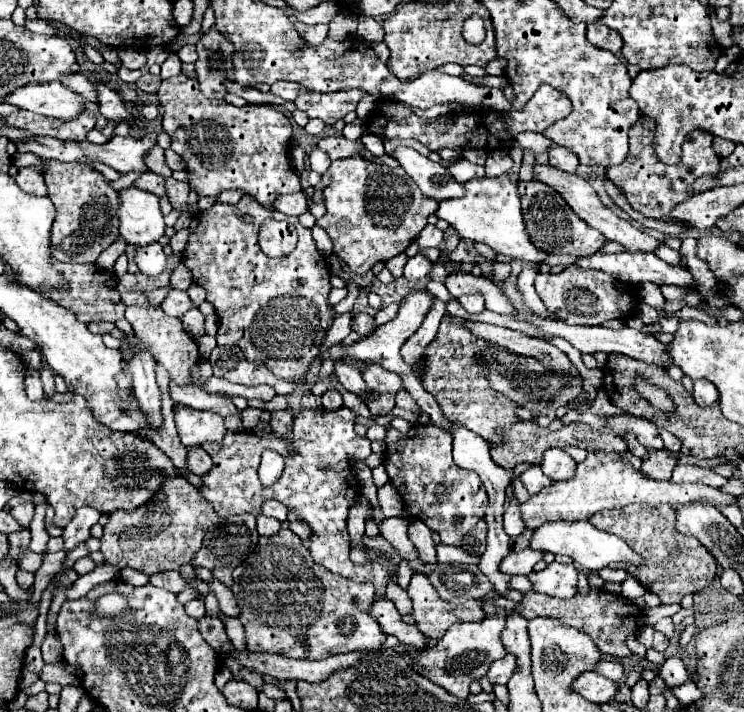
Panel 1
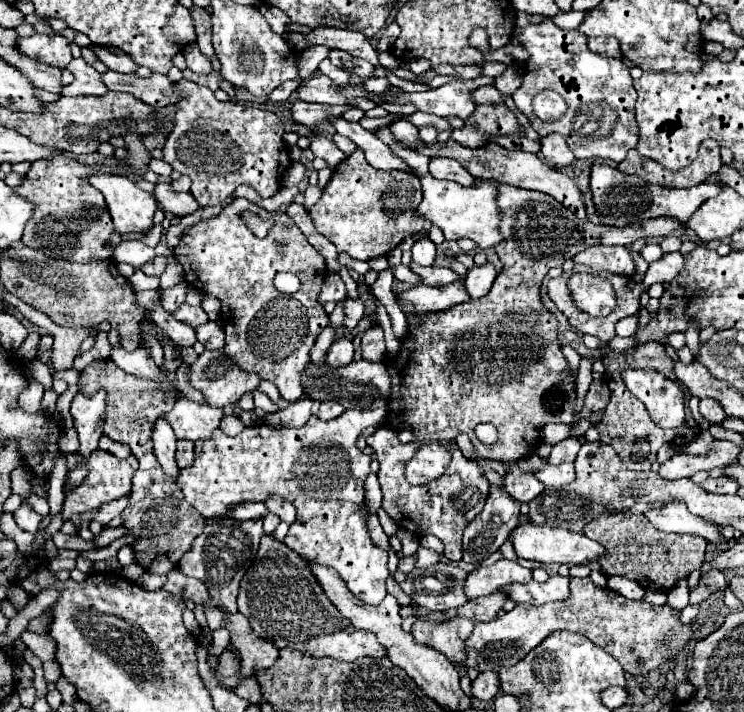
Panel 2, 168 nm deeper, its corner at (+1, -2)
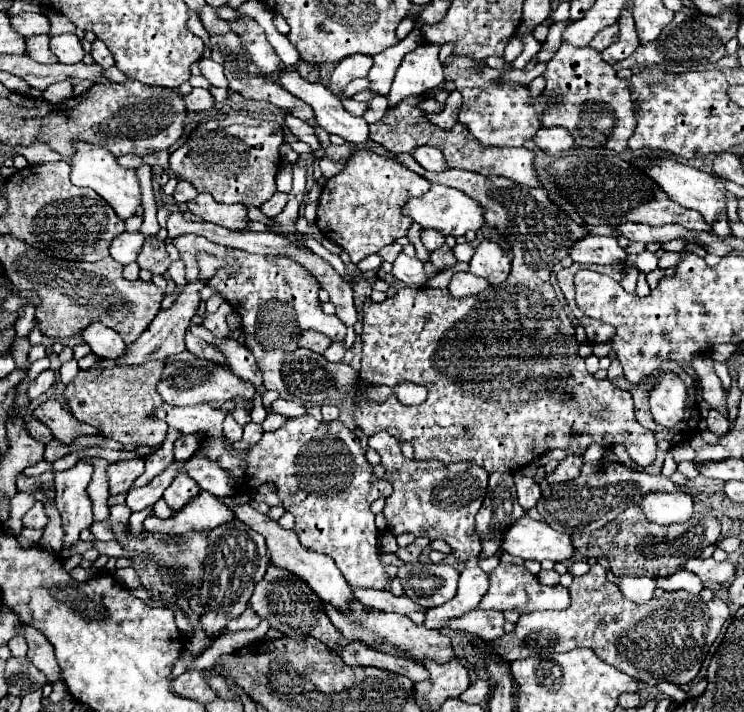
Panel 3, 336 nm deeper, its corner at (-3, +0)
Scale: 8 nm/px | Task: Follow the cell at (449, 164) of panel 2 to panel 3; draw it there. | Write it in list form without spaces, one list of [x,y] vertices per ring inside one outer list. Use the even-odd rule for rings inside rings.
[[[421,145],[417,149],[411,151],[413,159],[425,167],[427,171],[435,171],[435,173],[441,173],[441,171],[447,171],[447,165],[445,165],[445,159],[443,159],[443,153],[439,149],[433,149],[429,145]]]

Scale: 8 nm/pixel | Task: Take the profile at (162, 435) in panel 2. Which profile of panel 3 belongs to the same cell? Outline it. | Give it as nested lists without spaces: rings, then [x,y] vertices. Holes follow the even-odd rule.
[[[179,473],[179,477],[175,477],[175,481],[165,489],[163,499],[173,511],[179,511],[189,505],[199,493],[201,489],[197,487],[197,483],[193,483],[185,473]]]

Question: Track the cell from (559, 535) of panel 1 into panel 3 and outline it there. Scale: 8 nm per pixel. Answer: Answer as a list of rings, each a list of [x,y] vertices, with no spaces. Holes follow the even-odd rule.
[[[529,515],[517,519],[505,533],[501,549],[509,555],[533,561],[555,561],[561,563],[571,559],[575,547],[571,537],[555,531],[545,521],[535,521]]]

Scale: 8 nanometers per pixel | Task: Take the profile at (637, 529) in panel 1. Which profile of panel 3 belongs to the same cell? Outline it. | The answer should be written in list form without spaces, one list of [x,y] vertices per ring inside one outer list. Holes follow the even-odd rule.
[[[637,505],[627,507],[623,513],[619,513],[617,519],[609,521],[609,525],[585,533],[585,535],[573,535],[573,547],[583,553],[585,557],[605,557],[609,563],[609,571],[613,575],[635,575],[635,577],[669,577],[681,569],[685,561],[691,557],[699,557],[705,547],[715,545],[721,535],[721,523],[711,513],[695,513],[685,523],[673,523],[673,525],[657,525],[647,521],[647,517],[641,513]]]

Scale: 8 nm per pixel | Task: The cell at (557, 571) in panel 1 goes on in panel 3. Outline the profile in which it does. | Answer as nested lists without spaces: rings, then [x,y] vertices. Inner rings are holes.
[[[499,563],[491,573],[489,573],[489,591],[479,603],[481,609],[497,609],[497,611],[507,611],[515,609],[517,613],[531,613],[531,611],[543,611],[543,609],[567,609],[569,607],[569,591],[561,585],[541,585],[535,575],[531,575],[523,565],[515,563]]]

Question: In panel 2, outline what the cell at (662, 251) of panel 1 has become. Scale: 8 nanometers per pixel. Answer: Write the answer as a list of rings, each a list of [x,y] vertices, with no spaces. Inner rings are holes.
[[[647,243],[643,249],[641,249],[641,257],[647,261],[647,263],[653,263],[653,261],[659,261],[663,257],[663,249],[657,245],[657,243]]]

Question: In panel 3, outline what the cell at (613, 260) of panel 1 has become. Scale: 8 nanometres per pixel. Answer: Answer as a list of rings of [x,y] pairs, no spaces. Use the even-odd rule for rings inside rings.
[[[587,235],[581,241],[575,241],[569,249],[569,255],[575,263],[599,263],[599,265],[611,265],[611,263],[625,263],[627,253],[617,245],[613,237],[593,237]]]

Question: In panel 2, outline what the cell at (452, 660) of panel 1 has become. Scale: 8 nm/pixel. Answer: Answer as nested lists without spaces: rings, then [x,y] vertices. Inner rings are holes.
[[[589,577],[571,579],[571,595],[567,601],[553,601],[541,607],[519,603],[515,609],[503,613],[503,617],[489,623],[475,623],[469,639],[465,639],[463,669],[485,671],[515,665],[557,629],[575,631],[593,639],[593,643],[613,655],[627,673],[647,675],[687,647],[693,625],[681,625],[679,613],[667,605],[655,607],[645,601],[629,601],[615,591],[595,587]]]

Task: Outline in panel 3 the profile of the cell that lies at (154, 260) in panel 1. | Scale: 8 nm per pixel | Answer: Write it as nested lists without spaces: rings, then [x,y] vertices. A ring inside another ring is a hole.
[[[121,233],[121,237],[113,239],[113,245],[109,247],[109,251],[117,263],[129,265],[137,259],[143,243],[145,243],[145,237],[141,233]]]

